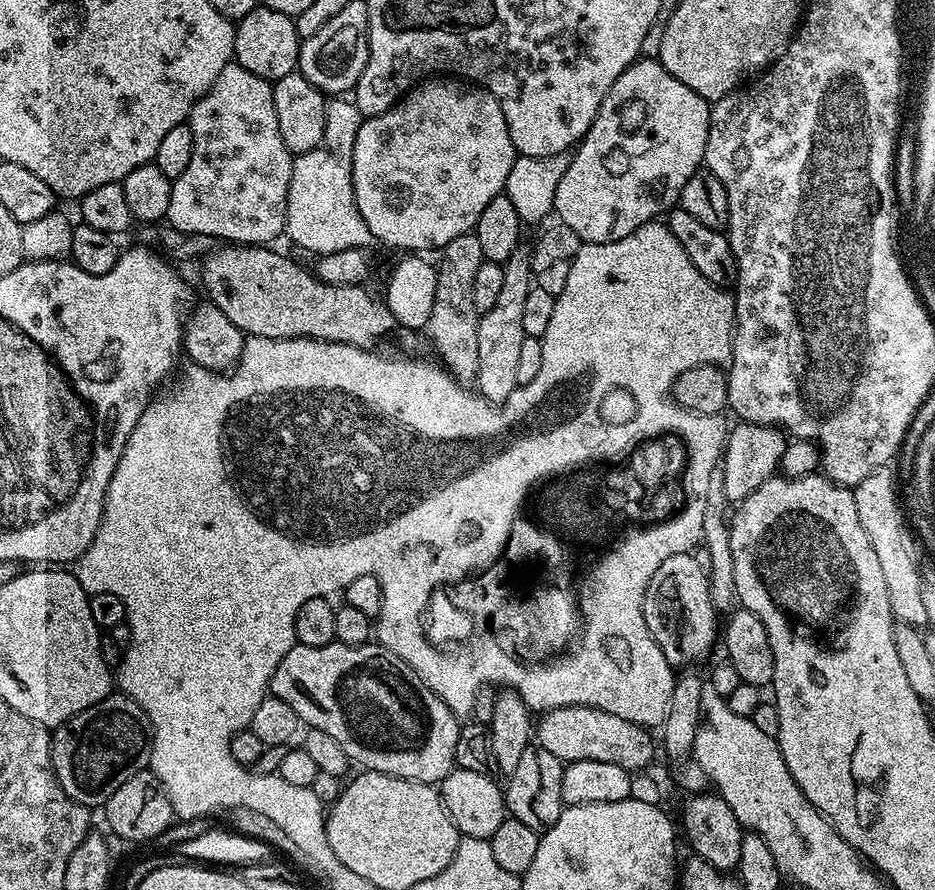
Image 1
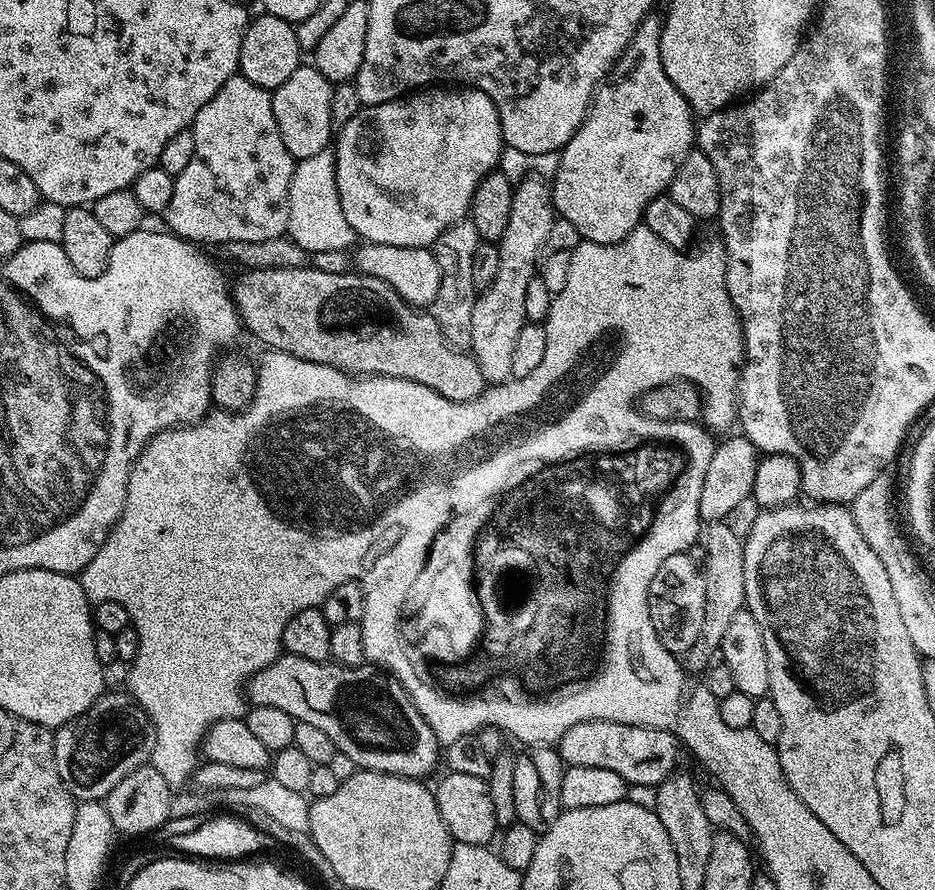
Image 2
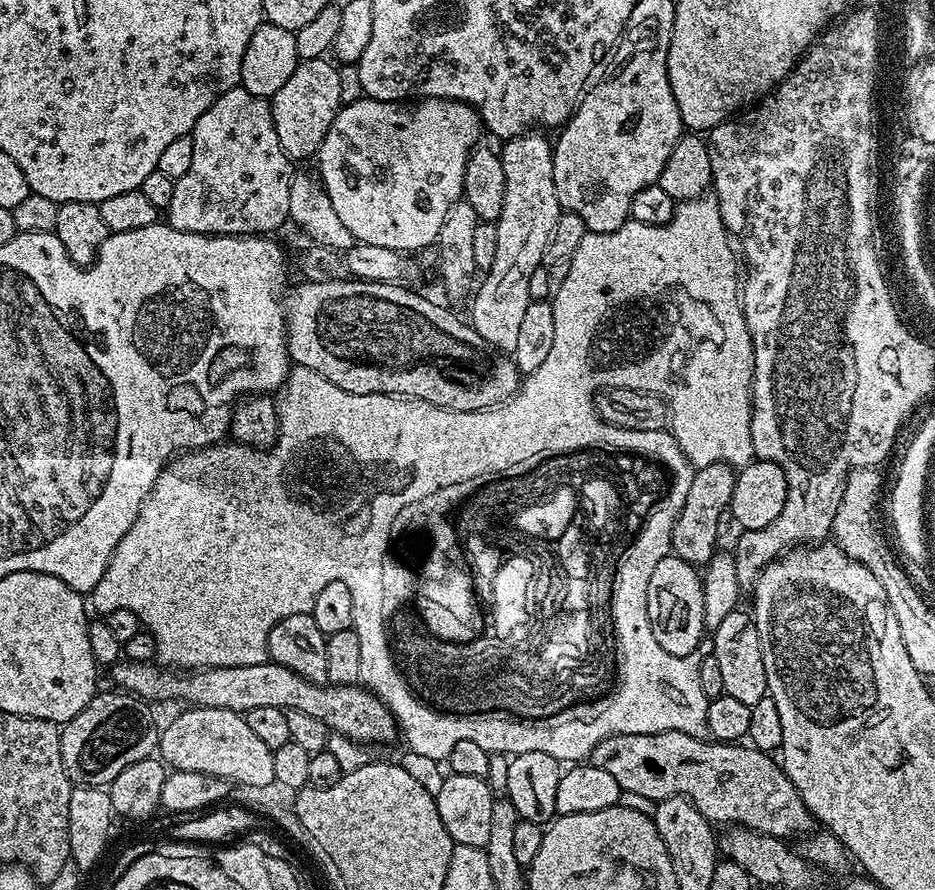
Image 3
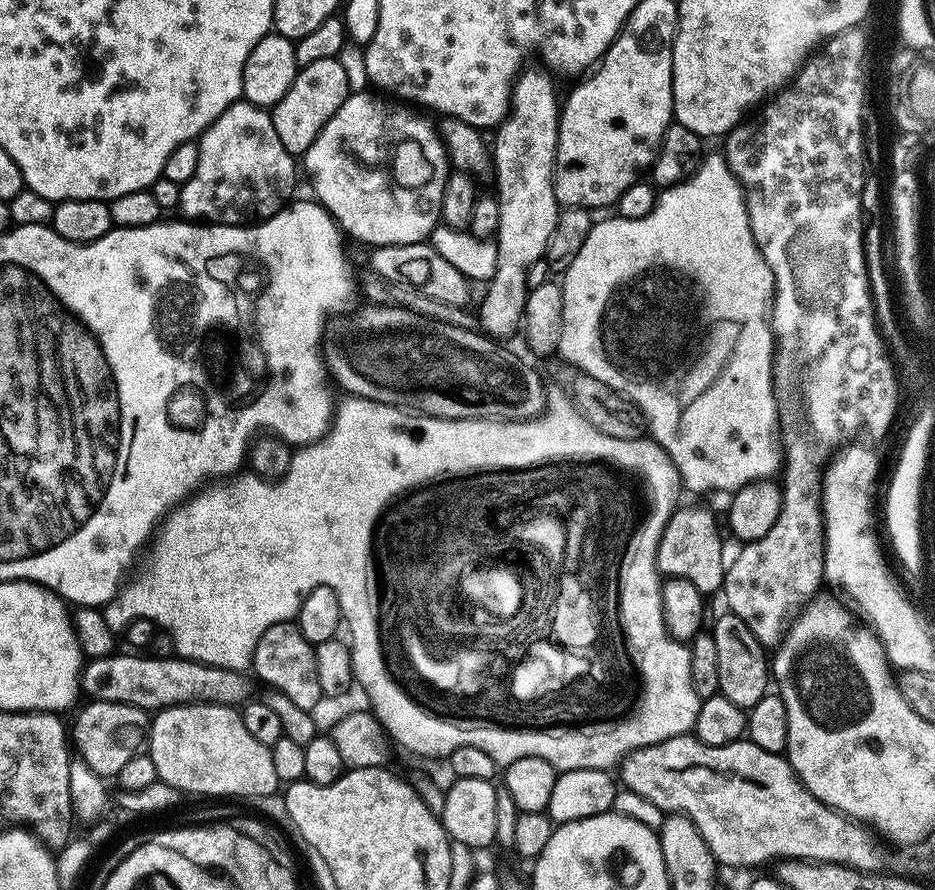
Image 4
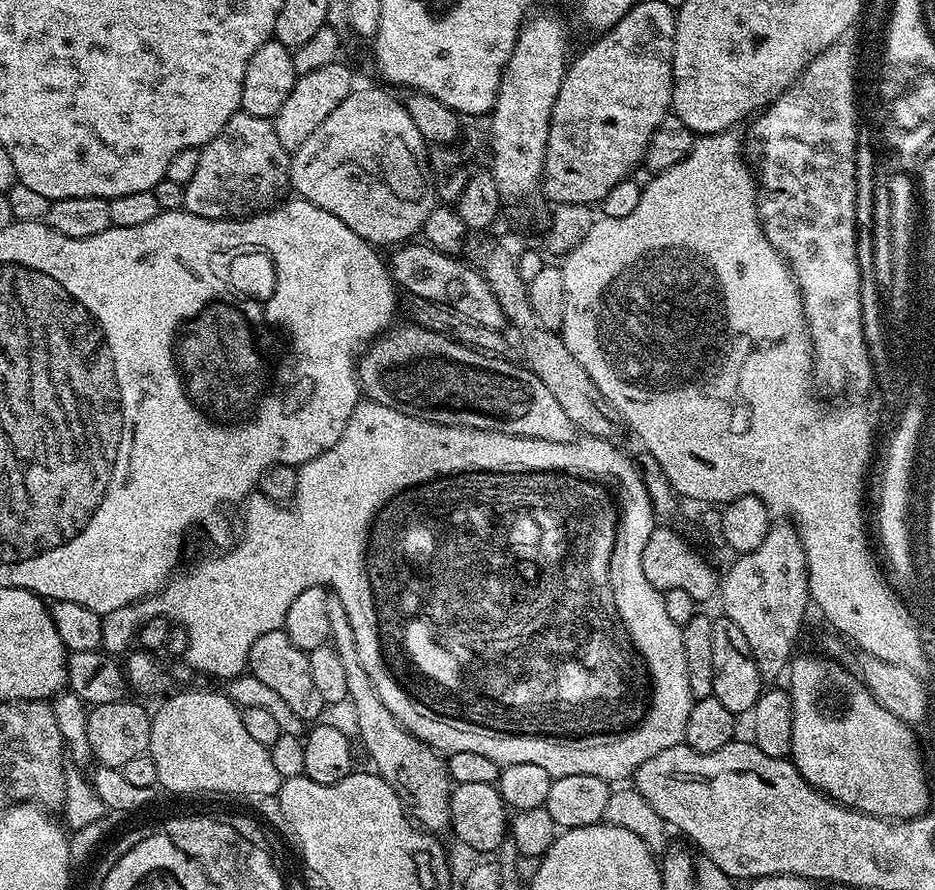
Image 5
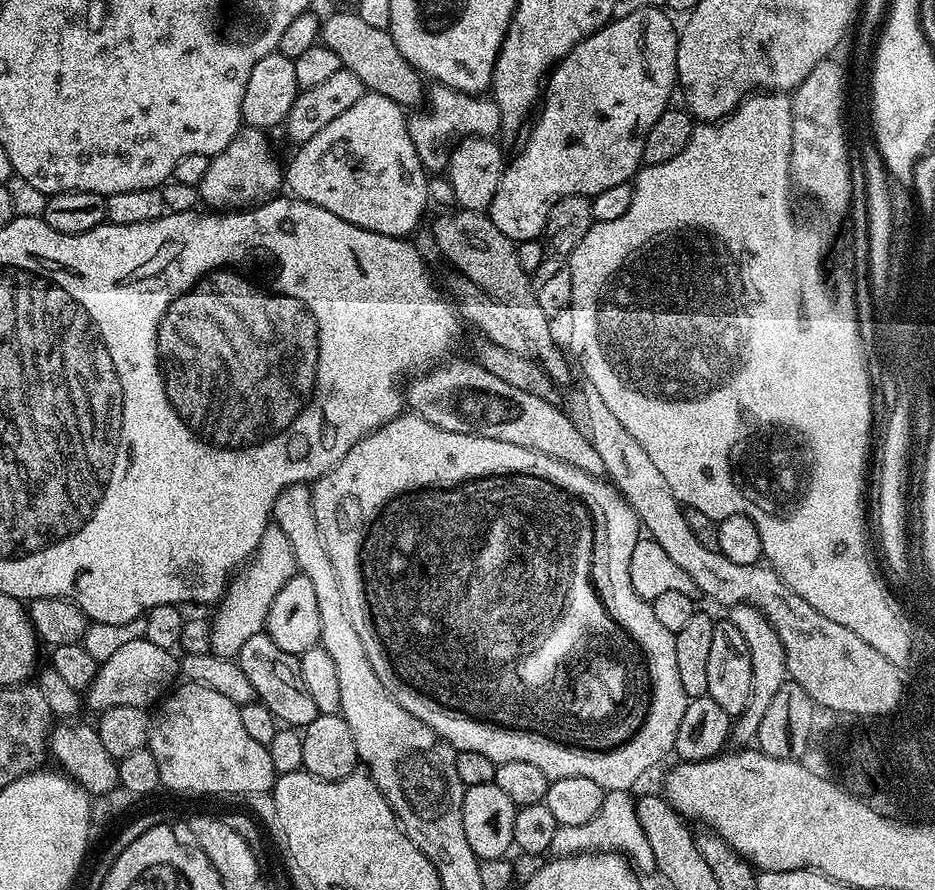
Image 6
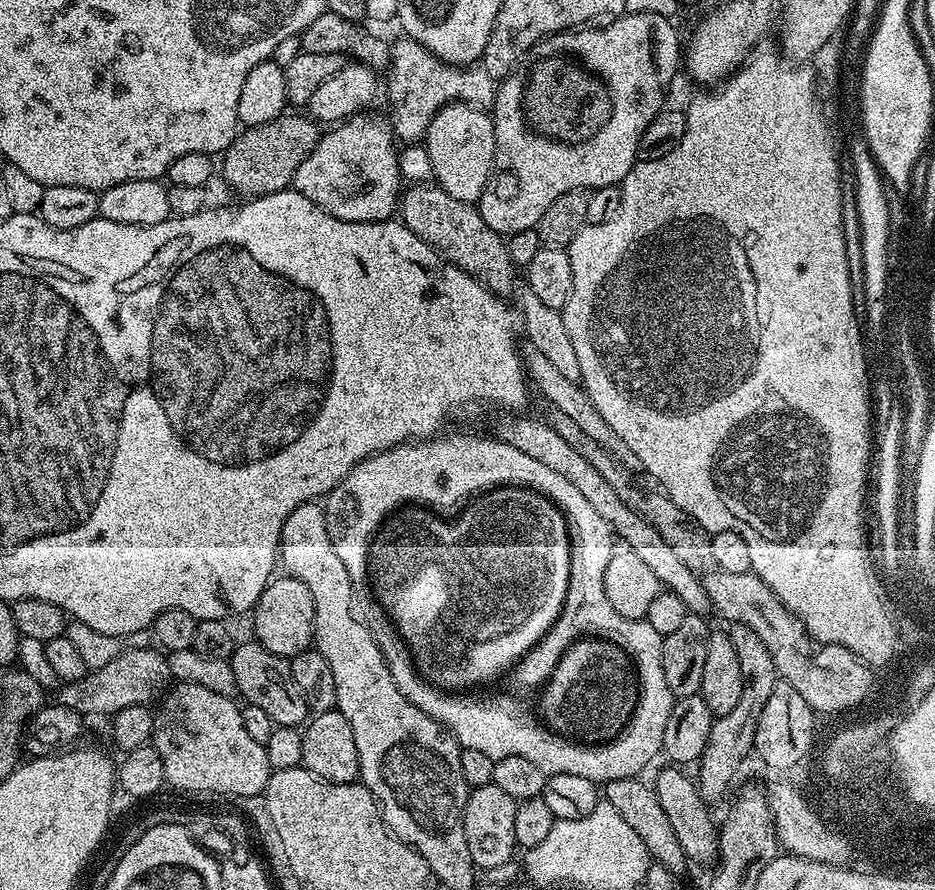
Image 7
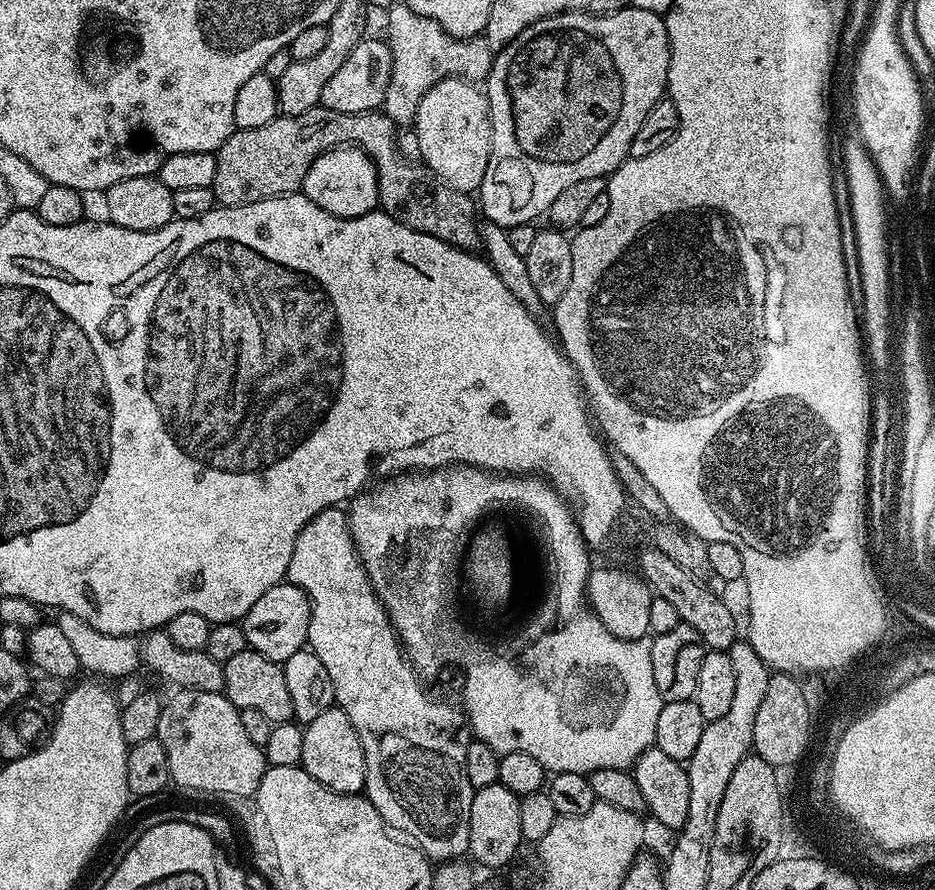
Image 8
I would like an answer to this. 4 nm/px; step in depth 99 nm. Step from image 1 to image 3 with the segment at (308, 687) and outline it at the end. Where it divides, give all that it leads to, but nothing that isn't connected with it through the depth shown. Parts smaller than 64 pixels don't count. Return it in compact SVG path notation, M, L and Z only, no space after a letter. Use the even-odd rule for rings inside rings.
M133 660L120 662L111 669L117 689L123 690L141 701L181 700L184 706L197 708L221 708L246 713L255 708L278 706L285 712L302 710L318 718L333 733L357 740L360 744L388 744L397 739L398 732L390 719L388 707L373 692L363 686L351 684L310 684L290 670L271 662L254 666L230 666L229 668L202 668L199 670L173 670L159 663L139 664Z

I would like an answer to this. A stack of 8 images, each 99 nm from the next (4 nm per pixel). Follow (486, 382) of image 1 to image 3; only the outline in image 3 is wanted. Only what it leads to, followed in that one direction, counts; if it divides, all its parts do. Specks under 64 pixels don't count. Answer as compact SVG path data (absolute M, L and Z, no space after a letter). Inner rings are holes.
M536 130L525 132L524 135L507 141L499 149L502 171L506 174L506 198L502 202L502 214L499 220L495 221L498 246L494 249L494 266L490 266L490 270L483 273L484 281L472 300L470 323L486 344L505 354L510 354L516 345L526 306L533 301L529 291L530 274L545 263L544 251L550 242L550 230L554 230L554 222L558 222L562 211L558 202L558 190L554 190L553 145L544 136L547 135Z

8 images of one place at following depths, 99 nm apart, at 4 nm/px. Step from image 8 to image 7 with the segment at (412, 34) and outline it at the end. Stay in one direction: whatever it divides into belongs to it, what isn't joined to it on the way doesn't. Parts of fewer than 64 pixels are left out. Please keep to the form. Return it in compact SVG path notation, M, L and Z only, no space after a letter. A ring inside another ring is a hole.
M400 38L397 44L391 45L392 59L386 69L388 75L388 112L386 119L392 125L392 134L397 141L405 140L408 144L419 145L433 118L447 106L447 104L462 103L474 104L477 108L491 109L496 100L497 81L490 78L490 74L482 66L461 66L448 64L445 60L439 60L426 46L407 38Z

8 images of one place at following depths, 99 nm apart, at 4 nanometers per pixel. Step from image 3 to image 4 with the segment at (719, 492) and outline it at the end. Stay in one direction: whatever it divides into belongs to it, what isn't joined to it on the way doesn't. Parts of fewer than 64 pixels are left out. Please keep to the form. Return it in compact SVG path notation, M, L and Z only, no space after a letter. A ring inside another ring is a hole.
M680 506L666 524L661 542L658 544L657 566L668 578L677 578L690 582L705 594L719 593L724 587L726 556L724 560L724 544L720 541L720 528L716 525L716 516L708 508L685 508Z

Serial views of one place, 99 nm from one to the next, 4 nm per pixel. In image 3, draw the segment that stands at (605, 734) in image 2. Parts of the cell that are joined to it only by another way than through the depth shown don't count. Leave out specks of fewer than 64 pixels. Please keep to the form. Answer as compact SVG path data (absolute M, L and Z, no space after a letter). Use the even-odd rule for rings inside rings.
M681 732L614 734L598 742L590 757L591 764L608 771L617 780L621 792L642 794L657 802L671 796L685 796L713 825L739 826L781 838L796 836L799 832L811 833L814 821L807 806L802 802L794 782L790 782L784 773L783 767L772 760L775 759L769 753L740 742L713 742L708 738Z

